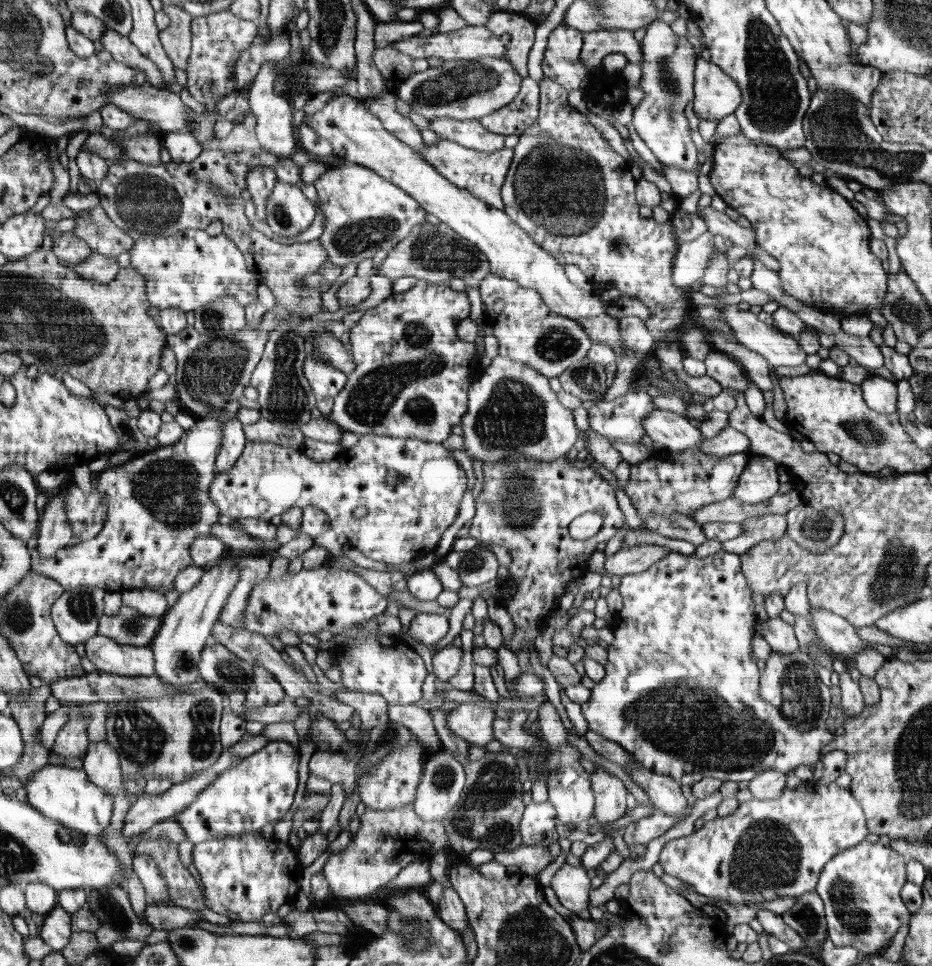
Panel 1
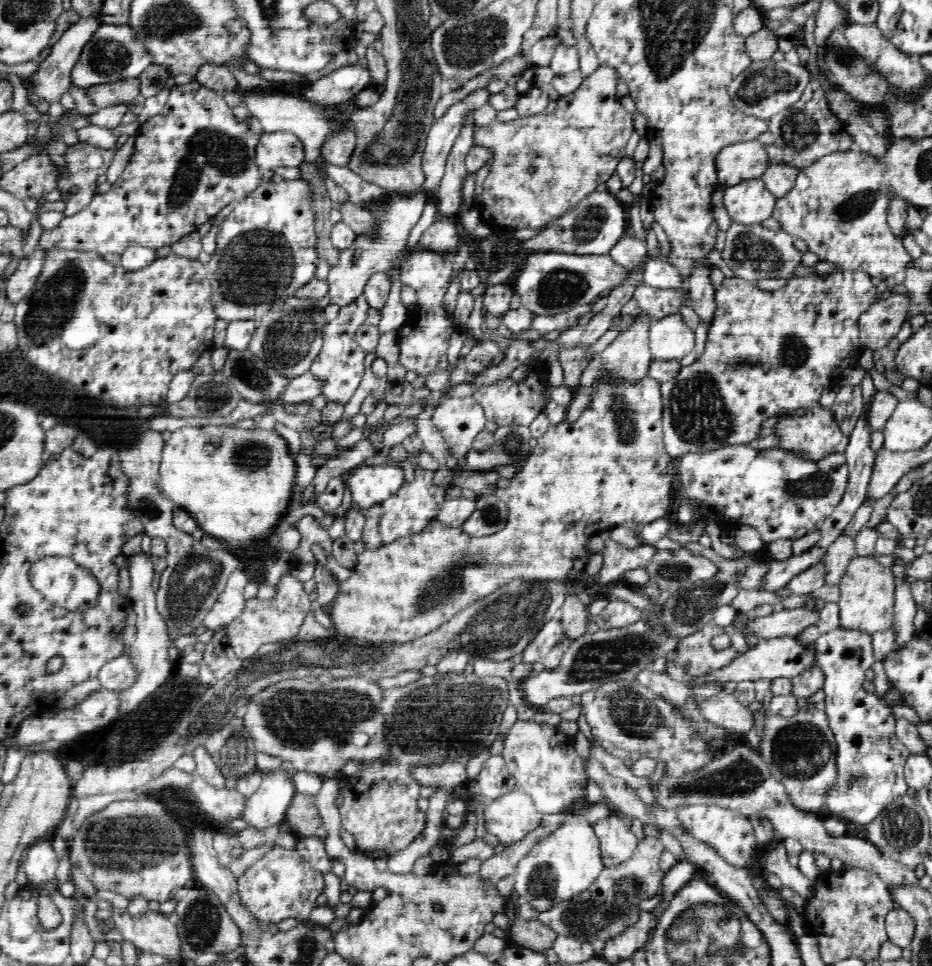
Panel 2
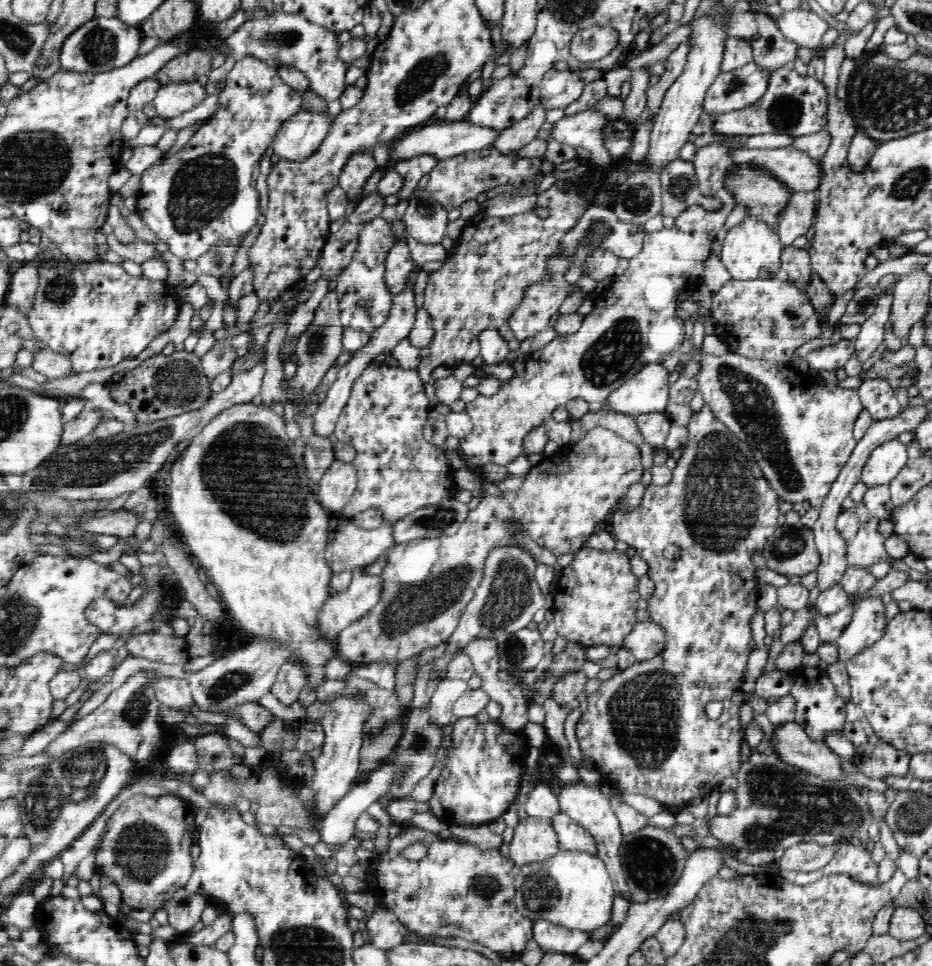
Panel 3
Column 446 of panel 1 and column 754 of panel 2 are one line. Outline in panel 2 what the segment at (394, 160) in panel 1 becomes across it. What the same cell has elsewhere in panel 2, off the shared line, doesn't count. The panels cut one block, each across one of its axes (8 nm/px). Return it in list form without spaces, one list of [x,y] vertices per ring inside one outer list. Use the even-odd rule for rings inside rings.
[[[751,177],[724,188],[728,216],[738,224],[760,224],[771,217],[776,198],[761,177]]]

